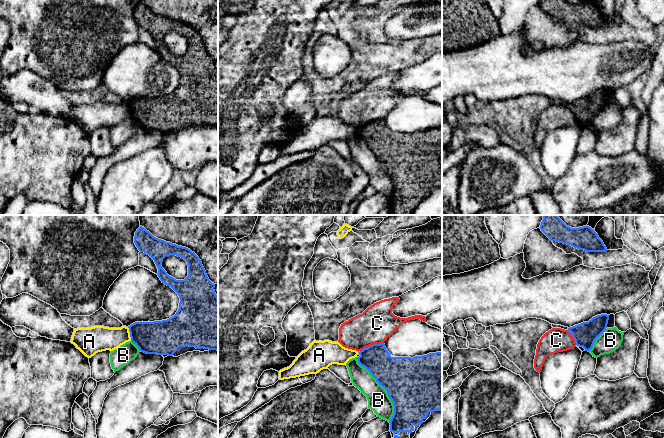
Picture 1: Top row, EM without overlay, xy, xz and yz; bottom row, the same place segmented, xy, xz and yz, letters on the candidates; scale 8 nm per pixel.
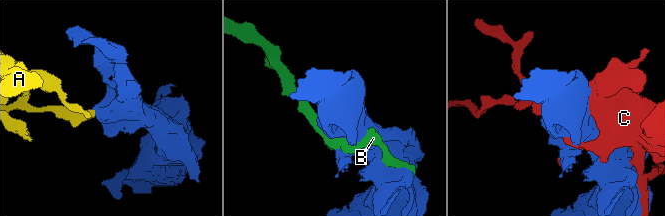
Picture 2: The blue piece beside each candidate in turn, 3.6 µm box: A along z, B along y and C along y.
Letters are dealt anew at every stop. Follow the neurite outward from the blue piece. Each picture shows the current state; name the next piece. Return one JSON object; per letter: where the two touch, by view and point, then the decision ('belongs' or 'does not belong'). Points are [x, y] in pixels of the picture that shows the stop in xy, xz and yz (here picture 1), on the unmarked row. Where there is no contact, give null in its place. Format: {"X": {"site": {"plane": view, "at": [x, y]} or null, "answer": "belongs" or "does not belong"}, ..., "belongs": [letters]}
{"A": {"site": {"plane": "xy", "at": [130, 110]}, "answer": "does not belong"}, "B": {"site": {"plane": "xz", "at": [385, 164]}, "answer": "does not belong"}, "C": {"site": {"plane": "xz", "at": [371, 121]}, "answer": "does not belong"}, "belongs": []}

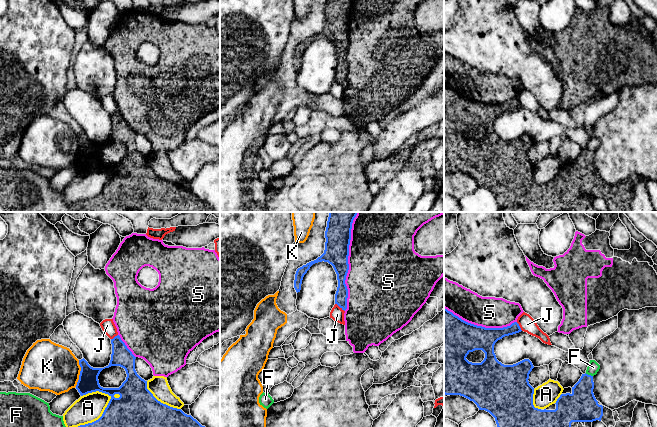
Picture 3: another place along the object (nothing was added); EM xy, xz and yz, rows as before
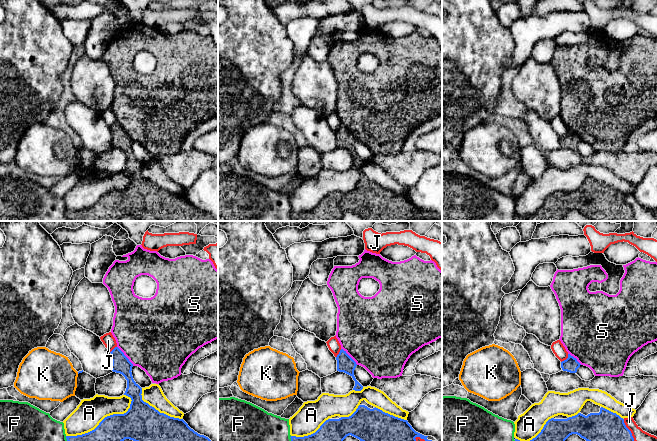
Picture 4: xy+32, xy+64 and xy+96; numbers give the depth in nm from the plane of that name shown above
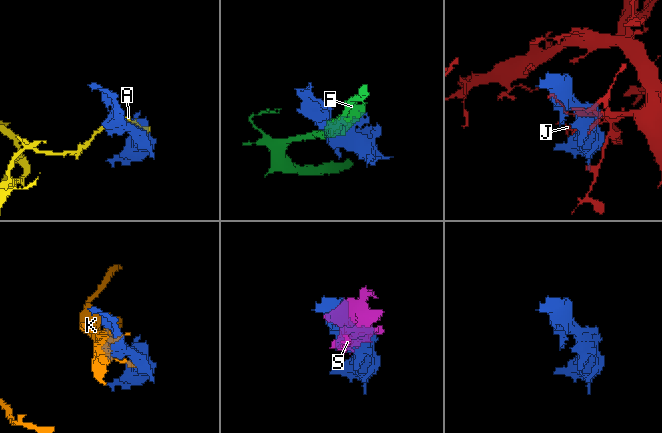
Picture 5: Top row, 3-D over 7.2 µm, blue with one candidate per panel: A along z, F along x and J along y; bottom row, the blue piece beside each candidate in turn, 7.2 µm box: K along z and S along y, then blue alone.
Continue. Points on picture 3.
{"A": {"site": {"plane": "xy", "at": [94, 197]}, "answer": "does not belong"}, "F": {"site": {"plane": "yz", "at": [589, 151]}, "answer": "does not belong"}, "J": {"site": {"plane": "xz", "at": [340, 83]}, "answer": "does not belong"}, "K": {"site": {"plane": "xy", "at": [80, 149]}, "answer": "does not belong"}, "S": {"site": {"plane": "xz", "at": [348, 43]}, "answer": "does not belong"}, "belongs": []}

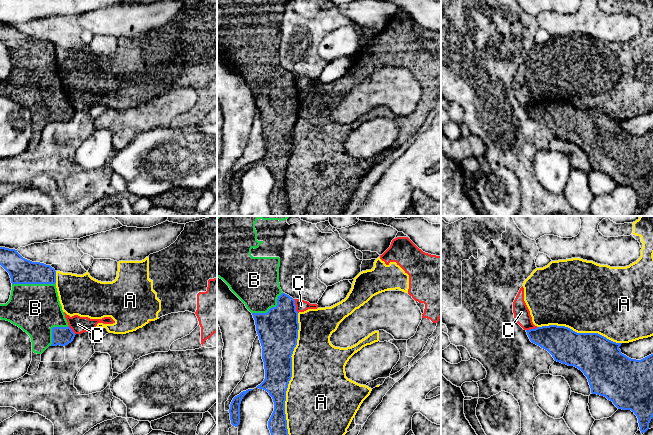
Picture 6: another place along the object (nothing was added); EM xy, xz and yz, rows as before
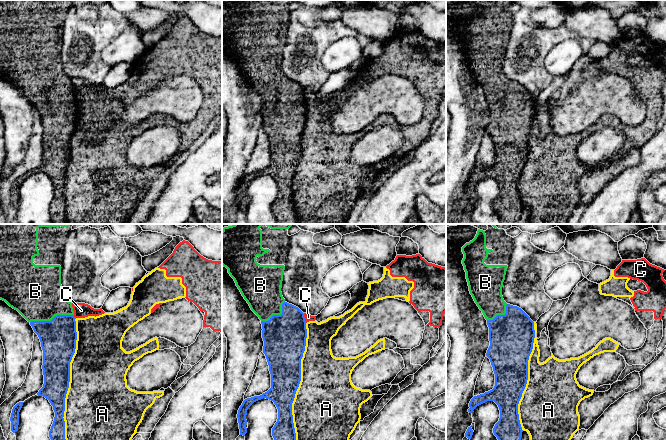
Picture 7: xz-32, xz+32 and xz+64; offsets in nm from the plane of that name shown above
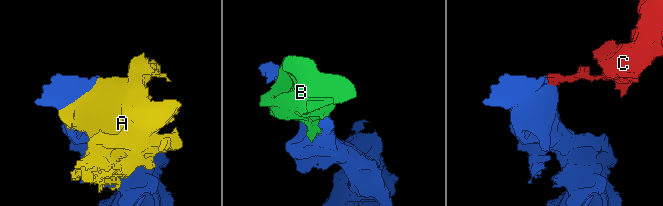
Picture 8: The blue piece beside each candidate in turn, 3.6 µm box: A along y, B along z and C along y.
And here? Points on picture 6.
{"A": {"site": {"plane": "xz", "at": [291, 152]}, "answer": "does not belong"}, "B": {"site": {"plane": "xy", "at": [33, 59]}, "answer": "belongs"}, "C": {"site": {"plane": "xz", "at": [295, 82]}, "answer": "does not belong"}, "belongs": ["B"]}

